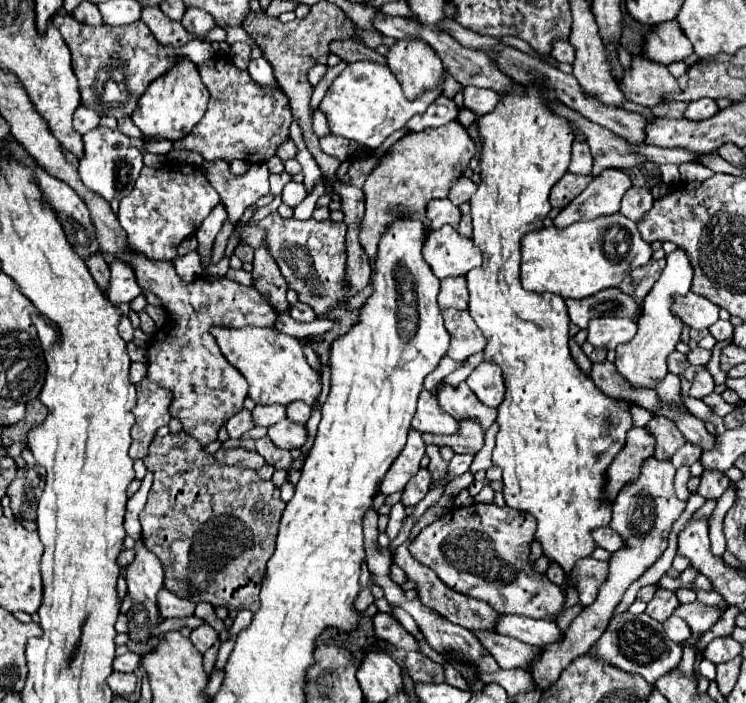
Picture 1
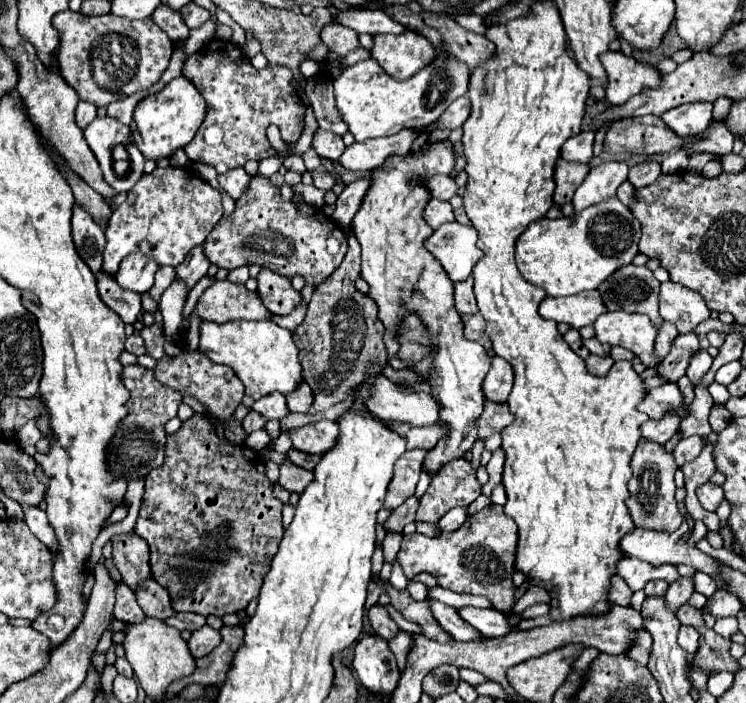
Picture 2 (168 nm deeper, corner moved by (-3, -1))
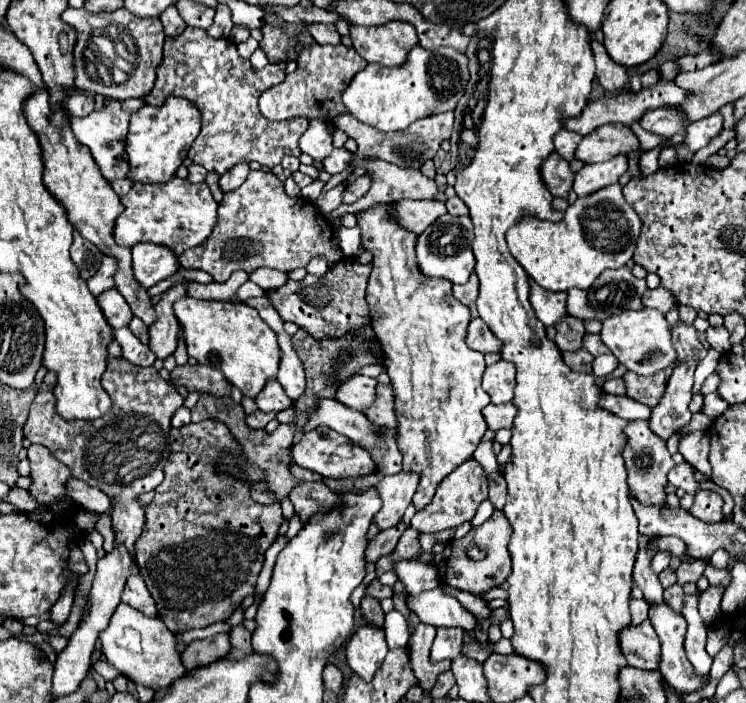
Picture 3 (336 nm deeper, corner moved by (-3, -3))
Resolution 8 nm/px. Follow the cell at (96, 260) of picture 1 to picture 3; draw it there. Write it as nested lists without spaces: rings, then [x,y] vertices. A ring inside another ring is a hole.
[[[115,289],[111,291],[105,291],[99,295],[97,299],[107,323],[113,327],[113,329],[121,329],[121,327],[127,327],[129,321],[133,319],[133,313],[127,305],[127,301],[121,297],[121,293],[117,293]]]

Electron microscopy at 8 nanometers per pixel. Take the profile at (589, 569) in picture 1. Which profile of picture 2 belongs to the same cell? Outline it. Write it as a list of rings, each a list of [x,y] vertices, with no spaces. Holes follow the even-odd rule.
[[[613,575],[613,577],[611,577],[611,591],[609,591],[609,599],[611,599],[615,605],[629,605],[631,595],[633,595],[633,591],[627,587],[625,579],[623,579],[623,577],[619,577],[619,575]]]

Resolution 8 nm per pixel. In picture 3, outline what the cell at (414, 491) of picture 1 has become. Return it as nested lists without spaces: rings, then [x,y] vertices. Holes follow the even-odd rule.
[[[399,523],[397,527],[385,529],[375,539],[371,539],[369,545],[367,545],[367,563],[375,563],[379,557],[393,553],[399,537],[403,535],[403,531],[405,531],[405,525]]]

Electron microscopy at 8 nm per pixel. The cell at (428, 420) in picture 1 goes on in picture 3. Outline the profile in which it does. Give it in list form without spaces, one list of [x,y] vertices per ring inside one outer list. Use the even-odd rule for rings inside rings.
[[[355,375],[349,377],[343,385],[339,385],[339,393],[335,393],[335,399],[357,411],[365,411],[375,401],[375,387],[377,379]]]

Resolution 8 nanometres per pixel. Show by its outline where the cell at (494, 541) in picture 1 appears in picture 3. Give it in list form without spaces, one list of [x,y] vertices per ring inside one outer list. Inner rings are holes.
[[[495,511],[491,519],[487,519],[483,525],[473,527],[463,539],[459,541],[451,541],[445,549],[445,553],[441,555],[433,555],[433,553],[423,553],[419,557],[419,561],[427,561],[433,563],[439,569],[439,577],[443,583],[451,585],[453,589],[459,591],[469,591],[473,595],[485,593],[493,587],[499,587],[505,583],[507,575],[509,575],[509,551],[507,551],[507,541],[511,537],[511,525],[507,525],[507,517],[503,515],[503,511]],[[471,545],[481,547],[487,557],[483,561],[471,561],[467,557],[467,549]]]

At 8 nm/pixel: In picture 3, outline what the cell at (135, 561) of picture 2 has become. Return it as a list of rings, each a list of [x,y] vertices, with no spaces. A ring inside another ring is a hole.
[[[109,357],[101,379],[103,389],[111,397],[109,413],[95,421],[65,421],[55,413],[55,383],[55,373],[47,373],[31,405],[23,435],[31,443],[47,447],[51,455],[71,469],[75,479],[97,487],[111,499],[115,545],[121,543],[129,553],[135,553],[133,545],[145,523],[143,505],[137,497],[153,491],[163,481],[163,465],[169,457],[171,417],[183,405],[183,397],[155,367],[137,367],[123,357]]]

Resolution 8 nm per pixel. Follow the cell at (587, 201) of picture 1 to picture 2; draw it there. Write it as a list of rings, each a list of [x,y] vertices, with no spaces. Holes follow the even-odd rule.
[[[603,161],[591,167],[587,179],[573,195],[573,217],[579,215],[579,211],[591,207],[593,203],[603,203],[615,197],[619,185],[627,181],[627,173],[629,167],[617,161]]]

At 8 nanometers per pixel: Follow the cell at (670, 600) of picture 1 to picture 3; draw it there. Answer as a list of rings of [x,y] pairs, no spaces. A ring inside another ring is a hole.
[[[695,559],[691,563],[681,563],[677,569],[677,583],[689,583],[697,581],[703,575],[703,565],[707,565],[707,559]]]

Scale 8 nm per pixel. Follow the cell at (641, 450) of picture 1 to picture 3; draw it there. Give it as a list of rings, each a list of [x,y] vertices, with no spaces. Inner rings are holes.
[[[695,361],[677,363],[667,381],[661,403],[651,409],[651,431],[661,439],[669,439],[675,429],[681,429],[691,421],[691,411],[687,407],[691,403],[695,367]]]

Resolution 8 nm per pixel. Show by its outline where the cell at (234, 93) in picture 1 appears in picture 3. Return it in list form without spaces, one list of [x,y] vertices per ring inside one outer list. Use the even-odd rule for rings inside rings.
[[[187,27],[179,37],[165,39],[157,81],[153,91],[145,97],[145,103],[159,107],[167,97],[193,101],[201,111],[203,125],[187,157],[207,171],[223,175],[233,165],[251,161],[257,161],[263,167],[275,167],[285,155],[301,155],[297,141],[309,127],[309,121],[303,117],[287,121],[267,121],[261,117],[257,107],[259,95],[283,79],[285,73],[279,65],[269,63],[263,69],[255,69],[249,59],[243,59],[237,53],[237,45],[231,39],[213,39],[205,29]]]

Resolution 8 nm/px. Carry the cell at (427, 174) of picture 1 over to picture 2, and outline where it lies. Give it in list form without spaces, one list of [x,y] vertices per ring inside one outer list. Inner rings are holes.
[[[449,139],[445,141],[435,141],[435,143],[427,143],[425,147],[421,147],[417,153],[407,153],[407,155],[391,155],[391,159],[387,159],[387,163],[383,163],[383,167],[377,167],[371,175],[371,187],[367,189],[367,195],[357,211],[357,215],[353,217],[351,223],[351,231],[355,233],[355,237],[361,243],[361,275],[363,279],[369,283],[371,291],[369,297],[375,299],[377,307],[379,307],[379,319],[383,321],[387,333],[385,333],[385,345],[387,345],[387,353],[391,359],[391,367],[395,369],[403,369],[409,367],[405,361],[397,359],[395,353],[399,349],[397,341],[395,341],[395,327],[399,327],[399,319],[405,315],[405,311],[413,311],[417,315],[421,315],[423,323],[429,327],[437,351],[431,355],[431,359],[425,359],[417,365],[413,365],[413,371],[421,373],[427,377],[427,383],[433,387],[431,395],[439,401],[439,421],[447,423],[451,427],[451,433],[445,441],[439,441],[439,445],[427,453],[425,457],[425,469],[429,475],[433,475],[435,471],[439,471],[441,465],[449,463],[451,459],[463,457],[465,451],[469,451],[473,447],[473,443],[477,441],[477,429],[473,425],[473,421],[479,417],[479,413],[483,411],[483,401],[485,395],[481,391],[481,383],[483,377],[487,375],[489,367],[491,367],[491,357],[487,355],[487,351],[483,349],[481,343],[471,343],[463,337],[463,323],[461,317],[453,305],[453,281],[445,275],[441,263],[427,253],[427,249],[423,247],[423,243],[433,235],[433,229],[423,223],[423,207],[429,203],[431,193],[427,191],[427,187],[421,185],[421,179],[427,177],[435,177],[439,173],[451,173],[455,169],[455,149],[453,143]]]

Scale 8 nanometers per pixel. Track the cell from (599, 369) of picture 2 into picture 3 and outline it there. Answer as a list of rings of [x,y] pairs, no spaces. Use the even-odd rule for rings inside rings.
[[[577,349],[577,351],[563,351],[563,361],[565,365],[571,367],[571,371],[579,373],[591,373],[591,361],[593,355],[587,349]]]

